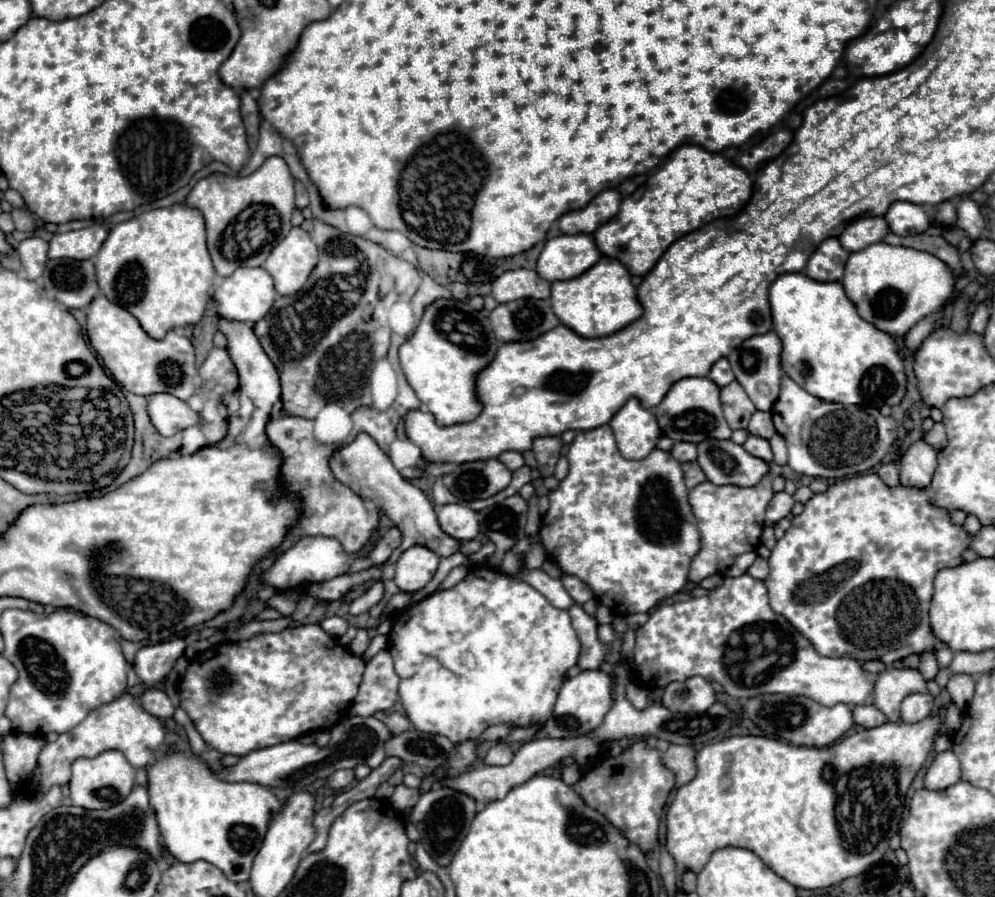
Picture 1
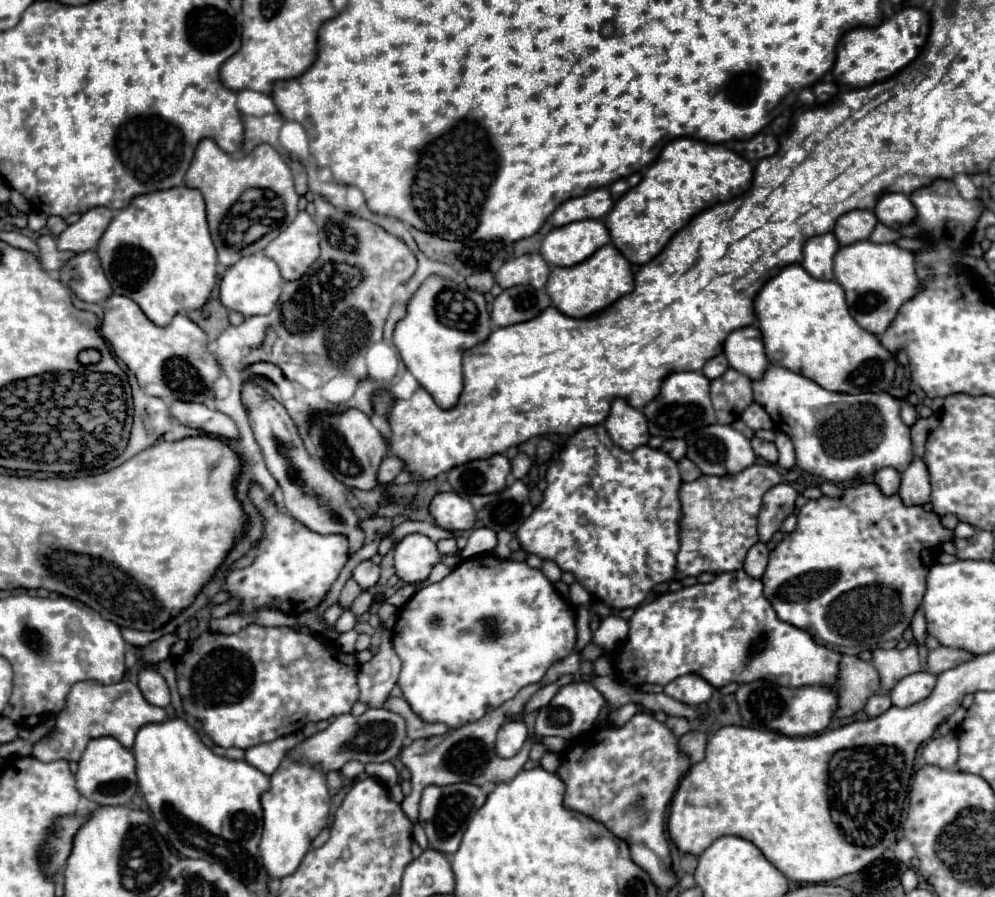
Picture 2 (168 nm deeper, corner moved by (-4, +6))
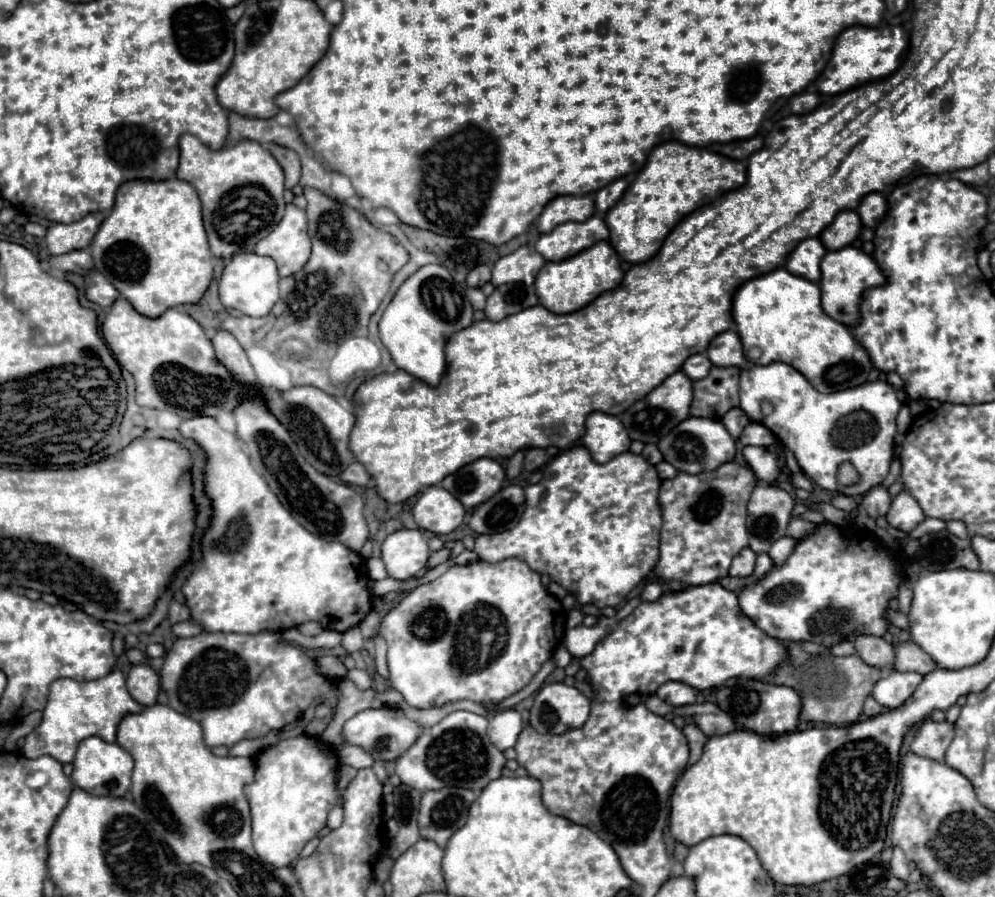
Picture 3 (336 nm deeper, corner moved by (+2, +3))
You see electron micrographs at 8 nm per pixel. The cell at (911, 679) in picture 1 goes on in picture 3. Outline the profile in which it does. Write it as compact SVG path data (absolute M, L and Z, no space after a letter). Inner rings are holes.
M859 636L855 640L857 654L869 664L879 670L893 668L893 644L885 642L883 638L875 636Z

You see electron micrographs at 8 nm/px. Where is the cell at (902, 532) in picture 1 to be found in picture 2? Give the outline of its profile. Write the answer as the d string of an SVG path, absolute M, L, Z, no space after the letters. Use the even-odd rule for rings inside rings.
M875 483L845 489L841 499L821 497L807 501L799 511L799 523L793 533L769 553L767 569L761 577L763 593L777 617L789 625L807 631L817 643L831 647L891 649L911 625L915 607L921 605L925 593L925 577L933 565L933 557L943 541L951 541L953 533L945 529L939 515L923 507L907 507L899 495L879 495Z

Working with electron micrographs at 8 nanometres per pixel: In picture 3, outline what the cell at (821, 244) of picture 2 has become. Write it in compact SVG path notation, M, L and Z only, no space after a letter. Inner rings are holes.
M805 238L801 240L795 250L789 254L785 268L791 274L803 276L811 282L821 280L821 258L825 256L825 246L821 246L819 238Z

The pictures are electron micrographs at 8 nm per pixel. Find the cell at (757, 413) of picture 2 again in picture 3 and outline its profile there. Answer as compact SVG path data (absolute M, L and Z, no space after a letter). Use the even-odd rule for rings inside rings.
M741 408L729 410L729 414L725 414L725 418L721 418L721 422L723 422L723 426L729 430L729 434L733 438L739 438L739 434L743 432L743 428L751 424L749 416Z

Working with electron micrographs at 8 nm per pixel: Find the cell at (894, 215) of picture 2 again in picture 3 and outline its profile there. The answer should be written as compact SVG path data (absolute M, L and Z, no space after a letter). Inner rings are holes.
M867 194L859 208L857 208L863 226L867 228L877 228L877 222L881 222L881 218L885 218L885 214L889 214L889 204L887 198L883 194Z

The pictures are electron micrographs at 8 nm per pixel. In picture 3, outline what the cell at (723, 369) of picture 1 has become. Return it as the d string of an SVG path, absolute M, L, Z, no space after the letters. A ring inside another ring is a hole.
M707 354L689 356L687 362L683 364L683 372L685 372L691 380L701 380L701 378L705 378L705 374L709 374L711 368L713 368L713 364L709 362L709 356L707 356Z

